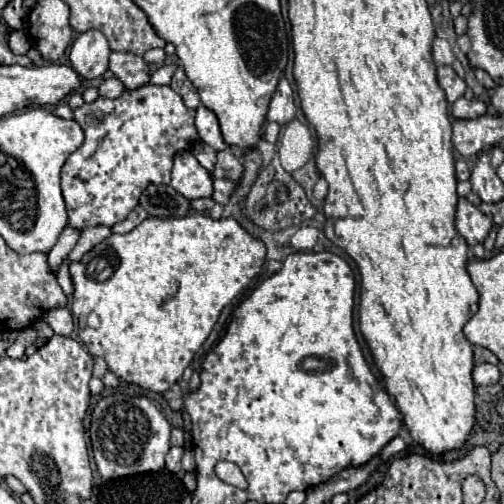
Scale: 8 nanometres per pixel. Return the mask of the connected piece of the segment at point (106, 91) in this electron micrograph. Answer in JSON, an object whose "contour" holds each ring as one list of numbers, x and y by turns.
{"contour":[[112,76,112,78,106,78,98,86,98,92,100,92,100,96,106,96,106,98,118,98,124,92,124,84]]}

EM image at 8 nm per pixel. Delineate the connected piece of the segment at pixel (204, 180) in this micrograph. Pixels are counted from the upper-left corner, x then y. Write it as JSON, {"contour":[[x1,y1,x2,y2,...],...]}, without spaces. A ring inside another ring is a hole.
{"contour":[[188,150,176,154,170,186,188,200,212,196,212,176]]}

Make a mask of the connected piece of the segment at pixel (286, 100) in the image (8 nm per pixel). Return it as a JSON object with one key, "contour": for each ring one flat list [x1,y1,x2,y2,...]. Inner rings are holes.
{"contour":[[282,78,278,82,278,88,270,100,268,106,268,114,266,114,266,124,268,122,276,122,276,124,288,124,290,120,294,120,296,108,294,108,294,92,292,86,286,78]]}

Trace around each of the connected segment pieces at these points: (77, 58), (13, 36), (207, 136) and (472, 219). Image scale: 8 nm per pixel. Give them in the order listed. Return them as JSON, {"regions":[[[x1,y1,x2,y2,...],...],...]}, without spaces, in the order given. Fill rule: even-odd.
{"regions":[[[88,30,80,34,70,48,70,64,80,78,94,80,108,70,108,40,100,30]],[[12,30,10,32,10,48,14,54,26,54,32,46,30,34,26,30]],[[198,106,198,110,196,110,196,130,198,130,202,142,206,142,208,146,212,146,216,152,228,150,228,144,224,142,222,132,220,132,218,118,206,106]],[[466,198,458,200,458,212,456,212,456,230,466,238,470,246,476,246,484,242,492,228,492,220,482,214,476,206,472,206]]]}

